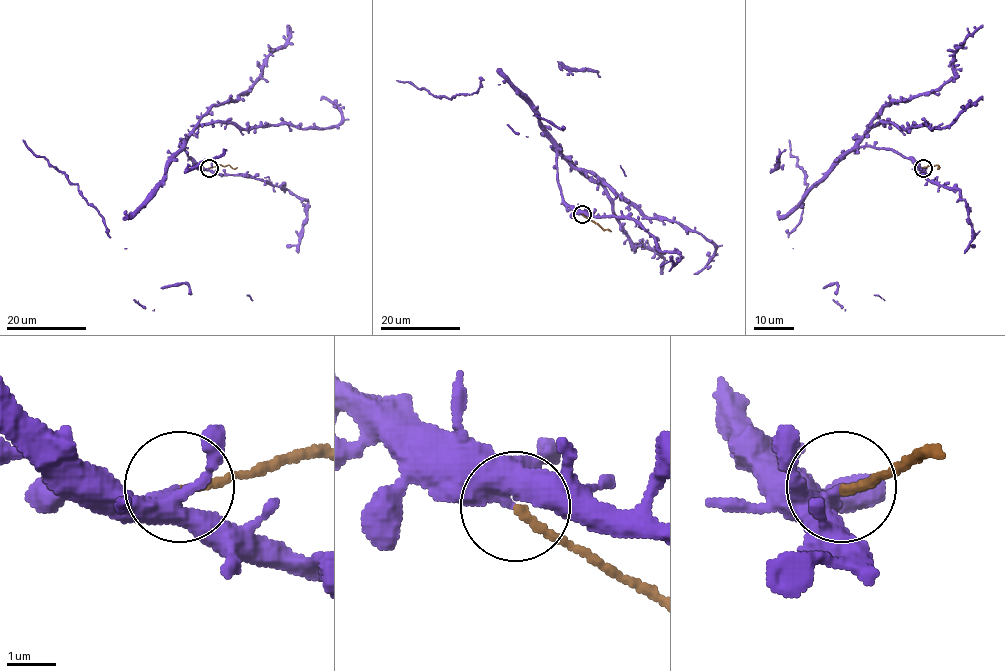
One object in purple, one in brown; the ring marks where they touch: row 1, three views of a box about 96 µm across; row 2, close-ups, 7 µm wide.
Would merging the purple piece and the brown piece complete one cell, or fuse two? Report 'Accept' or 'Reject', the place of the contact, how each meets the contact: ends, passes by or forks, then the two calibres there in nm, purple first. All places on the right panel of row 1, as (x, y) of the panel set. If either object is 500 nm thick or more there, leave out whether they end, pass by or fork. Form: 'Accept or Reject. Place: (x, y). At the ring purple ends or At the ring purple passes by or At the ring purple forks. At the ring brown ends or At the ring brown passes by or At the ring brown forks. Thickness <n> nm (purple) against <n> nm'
Reject. Place: (923, 168). At the ring purple forks. At the ring brown ends. Thickness 240 nm (purple) against 160 nm

